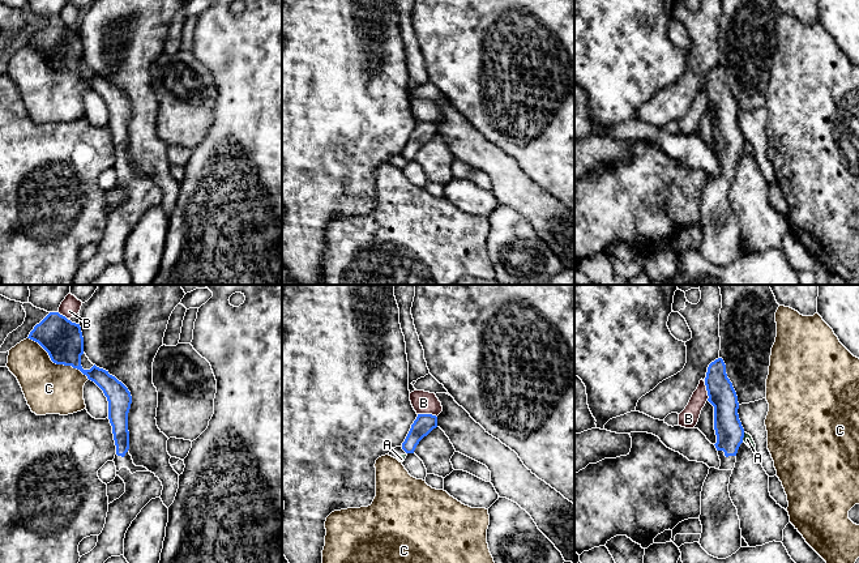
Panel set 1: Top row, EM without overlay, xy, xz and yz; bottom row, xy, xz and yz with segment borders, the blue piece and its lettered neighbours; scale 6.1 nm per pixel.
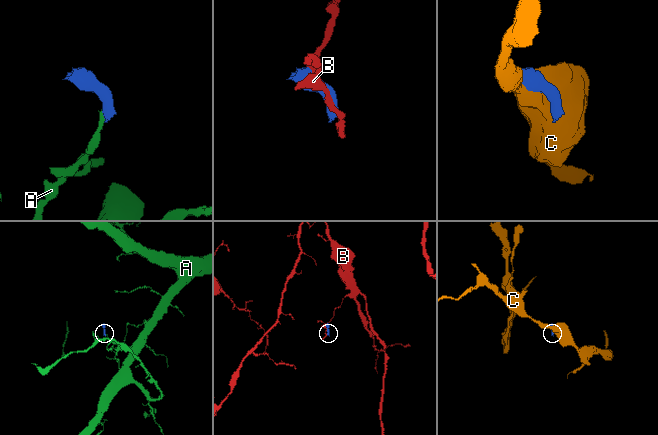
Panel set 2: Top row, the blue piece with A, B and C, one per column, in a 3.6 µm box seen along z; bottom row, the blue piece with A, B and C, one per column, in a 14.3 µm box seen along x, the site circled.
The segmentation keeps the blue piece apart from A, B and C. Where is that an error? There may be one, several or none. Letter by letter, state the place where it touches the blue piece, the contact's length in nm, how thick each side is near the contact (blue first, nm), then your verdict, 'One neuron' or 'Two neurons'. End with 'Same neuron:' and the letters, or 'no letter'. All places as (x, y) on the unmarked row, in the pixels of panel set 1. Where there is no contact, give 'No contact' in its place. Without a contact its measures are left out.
A: Touches blue at yz (743, 144). Shared border 60 nm. Thickness 170 nm (blue) against 60 nm. Two neurons
B: Touches blue at xz (427, 122). Shared border 120 nm. Thickness 120 nm (blue) against 140 nm. Two neurons
C: Touches blue at xy (58, 71). Shared border 460 nm. Thickness 240 nm (blue) against 320 nm. Two neurons
Same neuron: no letter

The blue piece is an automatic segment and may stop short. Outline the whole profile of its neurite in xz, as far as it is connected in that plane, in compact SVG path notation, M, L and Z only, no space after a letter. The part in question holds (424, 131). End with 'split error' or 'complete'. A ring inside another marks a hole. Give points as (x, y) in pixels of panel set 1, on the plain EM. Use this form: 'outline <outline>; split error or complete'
outline M418 121L411 132L411 136L402 150L402 157L406 161L414 161L419 149L437 135L437 124L432 121Z; complete

